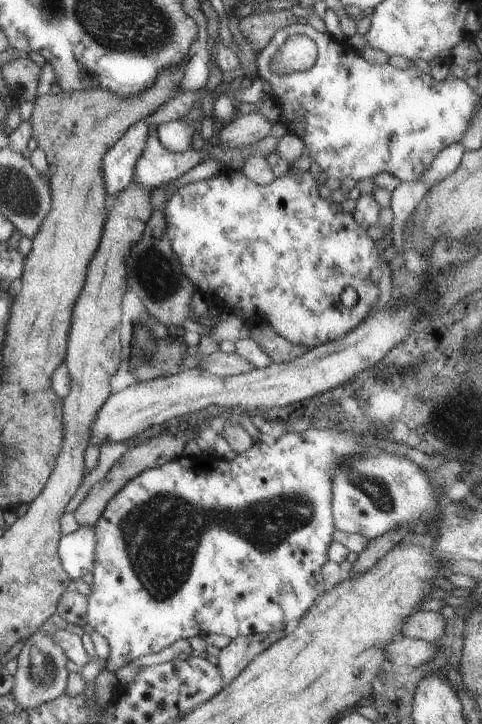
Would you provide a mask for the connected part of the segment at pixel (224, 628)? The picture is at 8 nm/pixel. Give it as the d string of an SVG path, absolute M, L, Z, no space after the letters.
M304 430L301 434L285 433L274 440L265 439L253 443L245 452L230 456L231 466L225 472L211 471L211 468L200 466L195 459L190 467L181 466L182 458L167 461L150 469L142 470L127 481L107 502L94 524L95 548L90 593L86 596L86 624L103 638L107 639L109 654L105 660L106 670L114 673L117 668L128 664L133 658L148 653L158 652L169 646L178 638L189 639L195 635L213 632L229 638L251 633L272 633L288 630L306 612L310 604L322 594L324 580L321 579L321 565L328 561L327 549L333 542L332 532L335 530L331 508L331 481L334 469L348 457L360 453L389 453L396 457L401 454L390 450L383 440L371 436L355 436L355 434L339 434L337 430Z

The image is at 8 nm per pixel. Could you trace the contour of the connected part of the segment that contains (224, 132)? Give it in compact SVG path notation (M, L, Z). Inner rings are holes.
M261 113L237 114L232 121L218 130L218 146L240 147L259 142L267 137L271 130L269 122Z

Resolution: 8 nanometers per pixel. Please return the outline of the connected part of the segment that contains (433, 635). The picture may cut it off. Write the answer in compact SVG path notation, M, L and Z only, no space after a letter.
M415 611L401 623L399 634L433 643L442 636L445 627L446 619L439 611Z

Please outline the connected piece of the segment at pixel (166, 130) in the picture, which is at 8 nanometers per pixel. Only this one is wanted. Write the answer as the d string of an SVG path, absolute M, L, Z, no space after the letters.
M183 119L167 121L156 126L158 141L169 152L180 153L191 148L191 136L199 133L200 121L184 122Z

